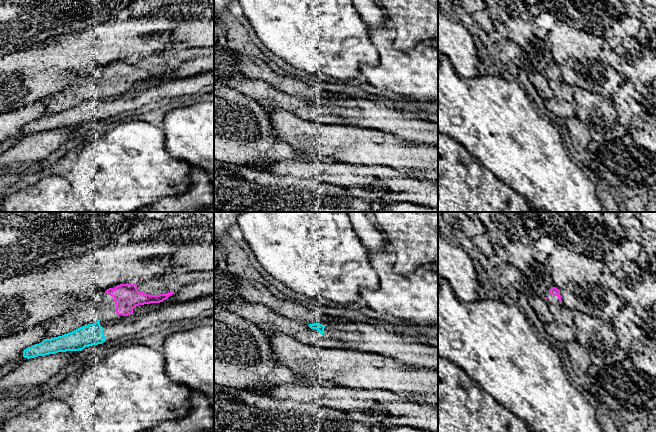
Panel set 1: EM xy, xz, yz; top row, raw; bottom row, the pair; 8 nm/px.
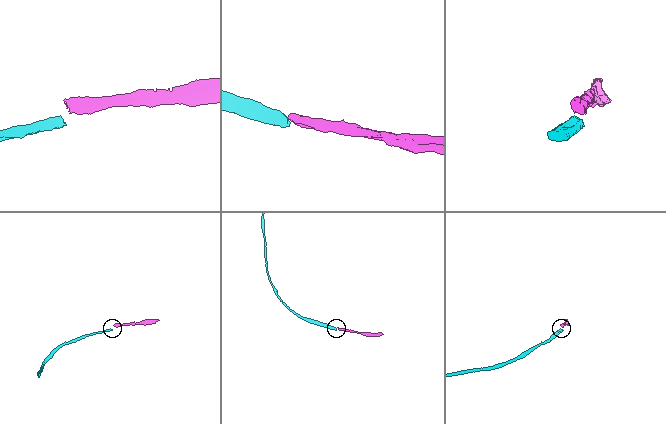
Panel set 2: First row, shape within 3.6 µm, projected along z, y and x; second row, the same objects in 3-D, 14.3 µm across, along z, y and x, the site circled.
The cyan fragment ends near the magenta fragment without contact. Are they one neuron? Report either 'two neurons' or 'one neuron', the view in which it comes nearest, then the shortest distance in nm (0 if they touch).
two neurons | xy | 150 nm

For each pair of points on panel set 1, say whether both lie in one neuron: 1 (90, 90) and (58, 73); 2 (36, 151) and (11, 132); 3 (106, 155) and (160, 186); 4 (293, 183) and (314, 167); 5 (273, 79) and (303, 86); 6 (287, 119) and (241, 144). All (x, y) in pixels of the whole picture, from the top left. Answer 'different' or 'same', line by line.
1: different
2: different
3: same
4: different
5: same
6: different

